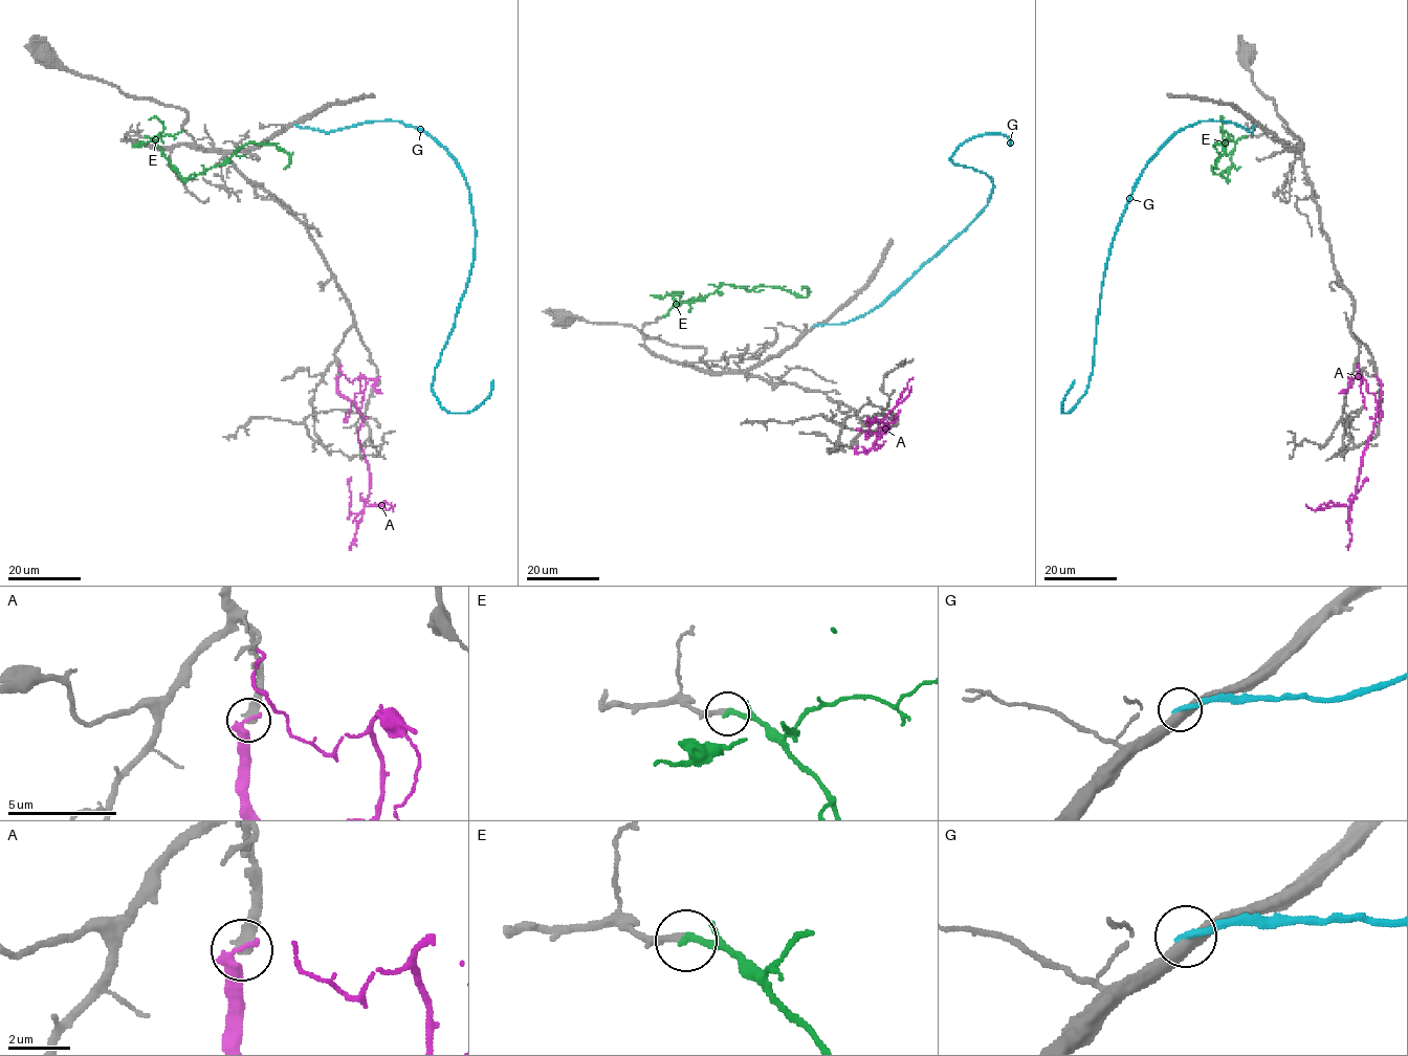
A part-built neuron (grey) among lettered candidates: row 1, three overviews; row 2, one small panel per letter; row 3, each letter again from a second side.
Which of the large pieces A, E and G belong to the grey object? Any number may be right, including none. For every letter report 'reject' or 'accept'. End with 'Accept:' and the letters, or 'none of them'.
A: reject
E: accept
G: reject
Accept: E

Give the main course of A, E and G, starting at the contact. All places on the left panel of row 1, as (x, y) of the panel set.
A: (338, 376), (337, 391), (361, 417), (358, 441), (370, 493), (358, 513), (349, 511), (351, 477)
E: (145, 137), (183, 178), (223, 161), (248, 142), (274, 145), (286, 152), (290, 161), (283, 169)
G: (294, 124), (331, 132), (400, 120), (457, 163), (475, 256), (432, 390), (443, 409), (463, 413), (492, 380)

